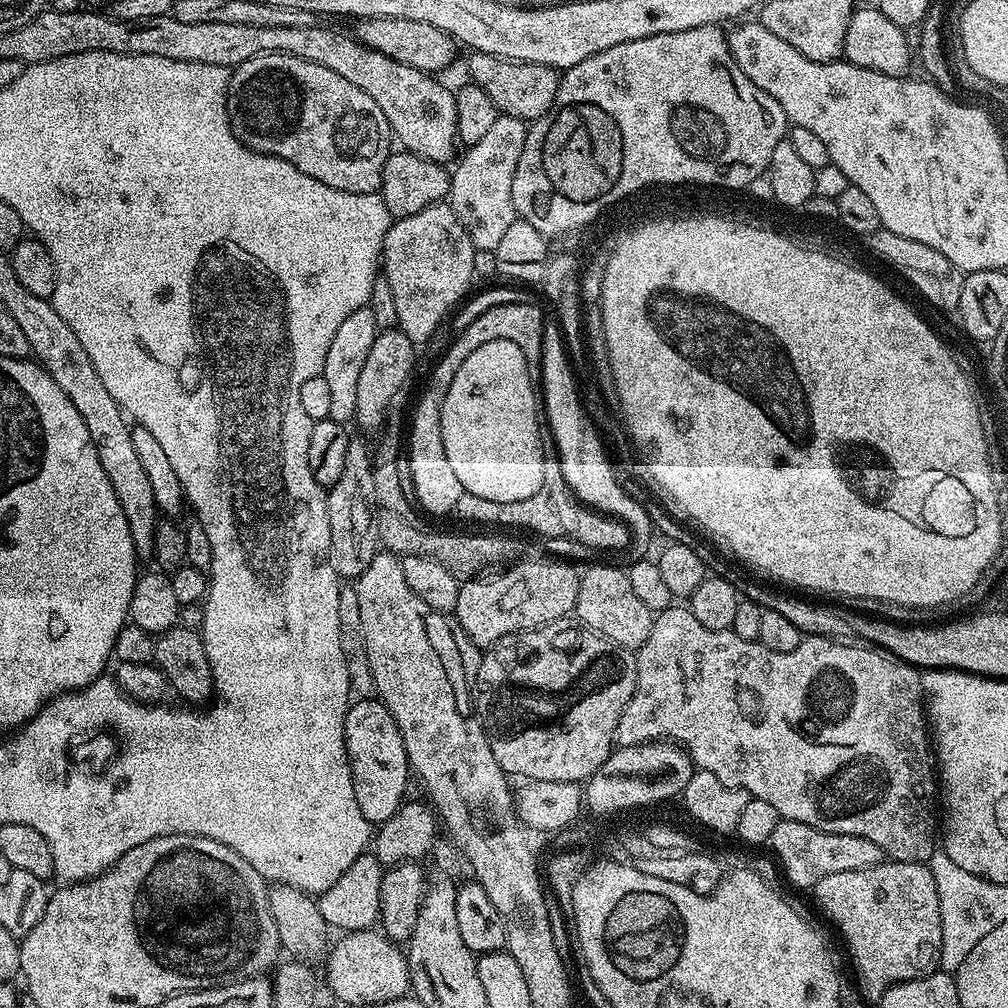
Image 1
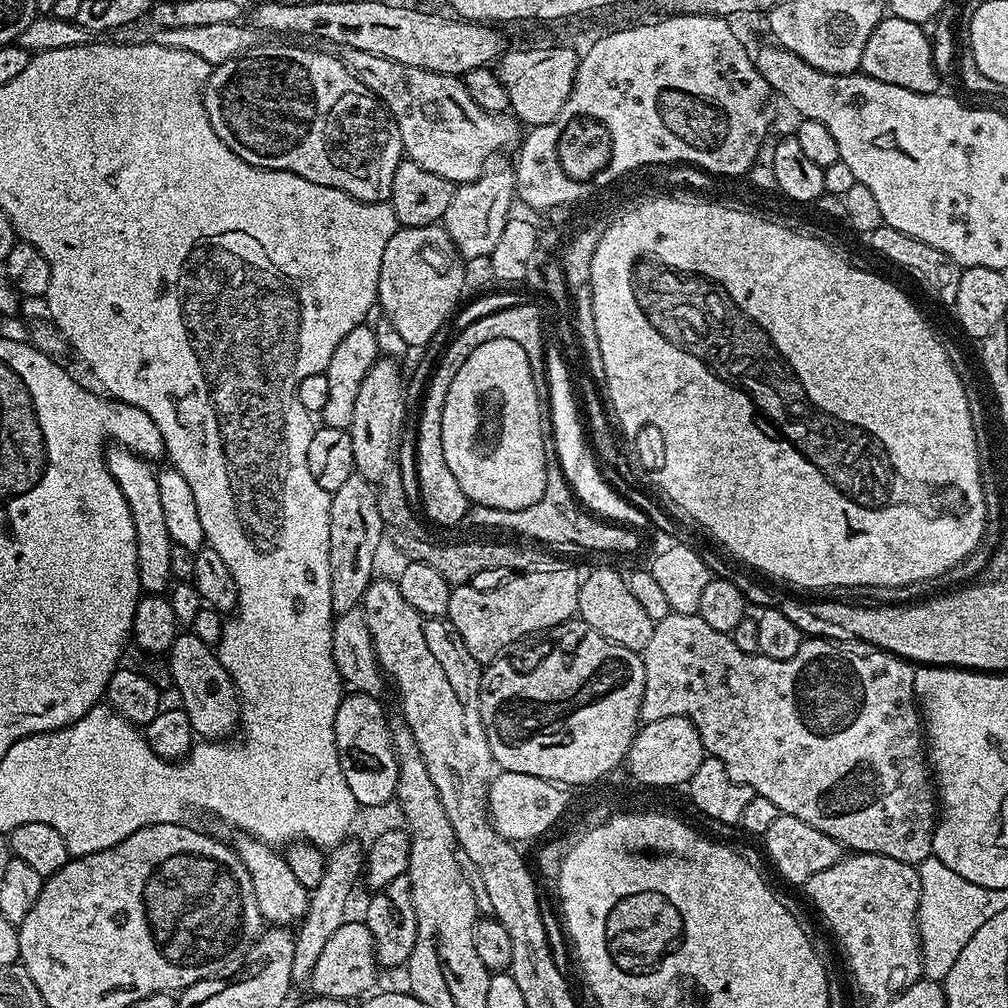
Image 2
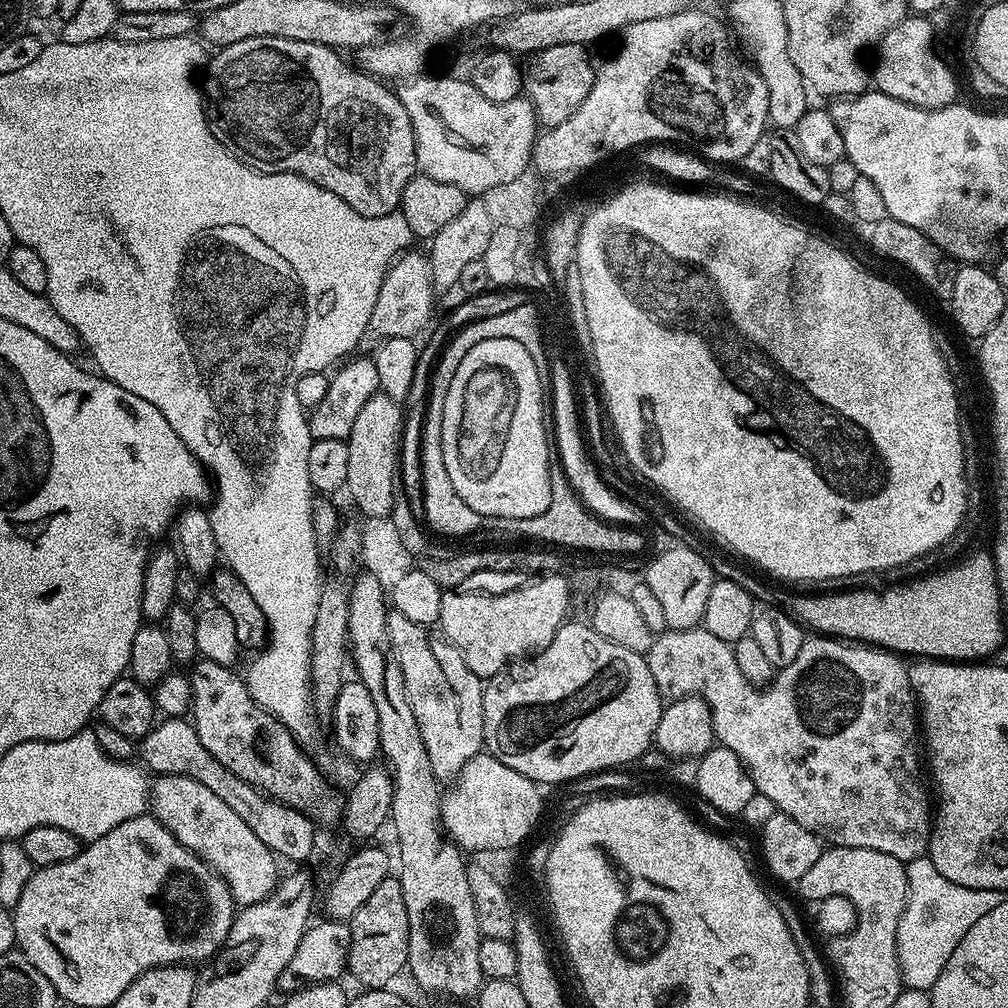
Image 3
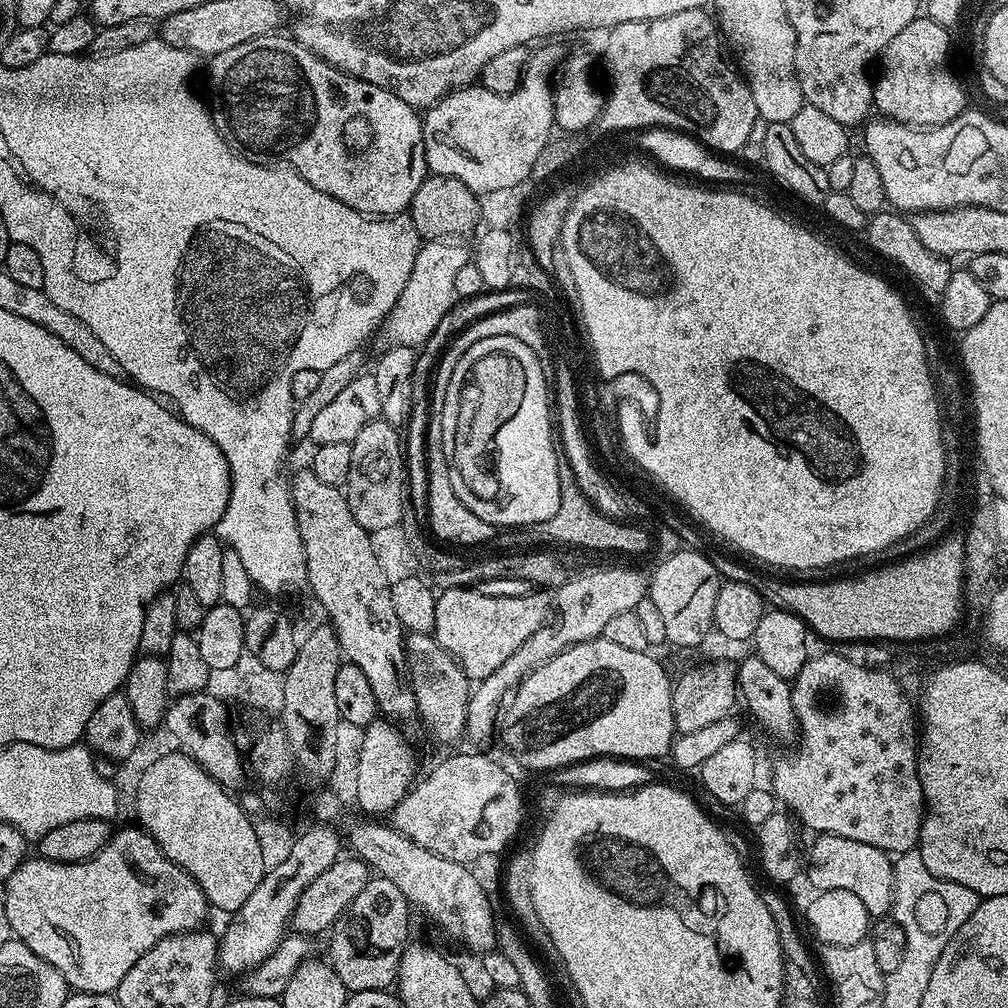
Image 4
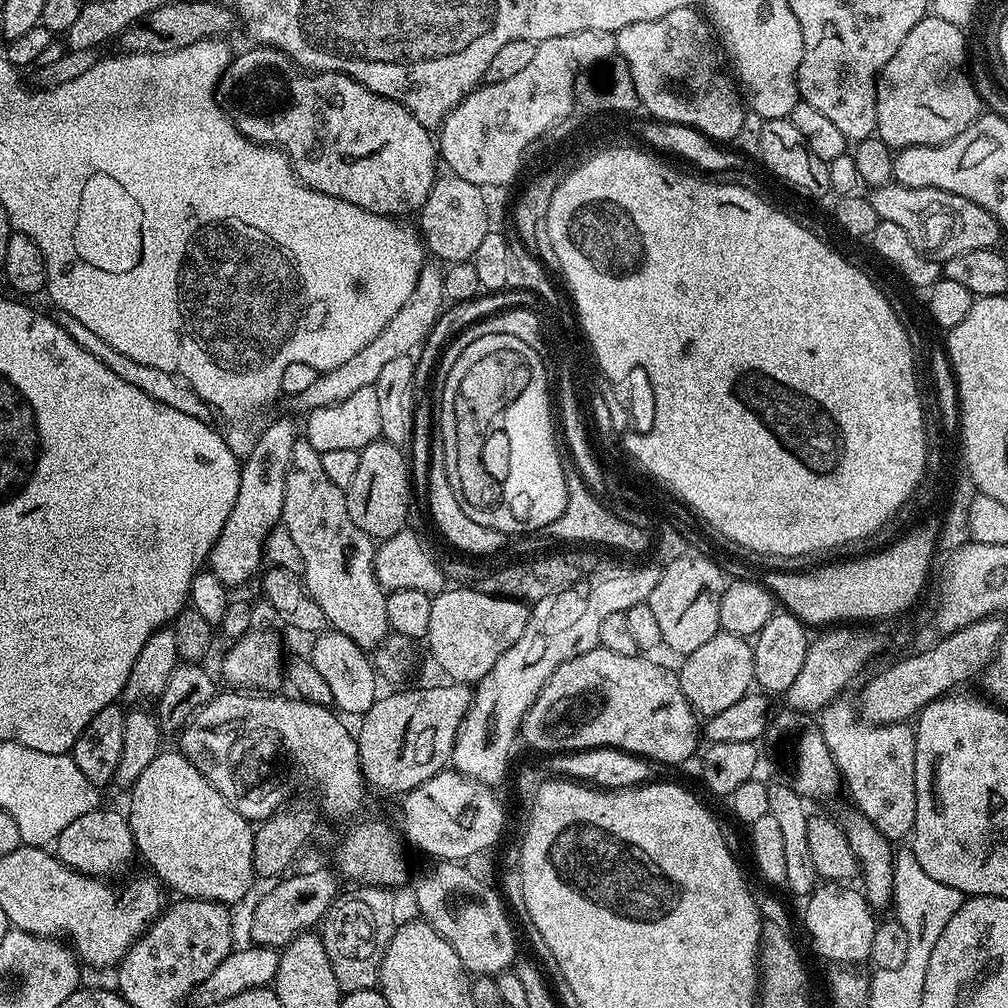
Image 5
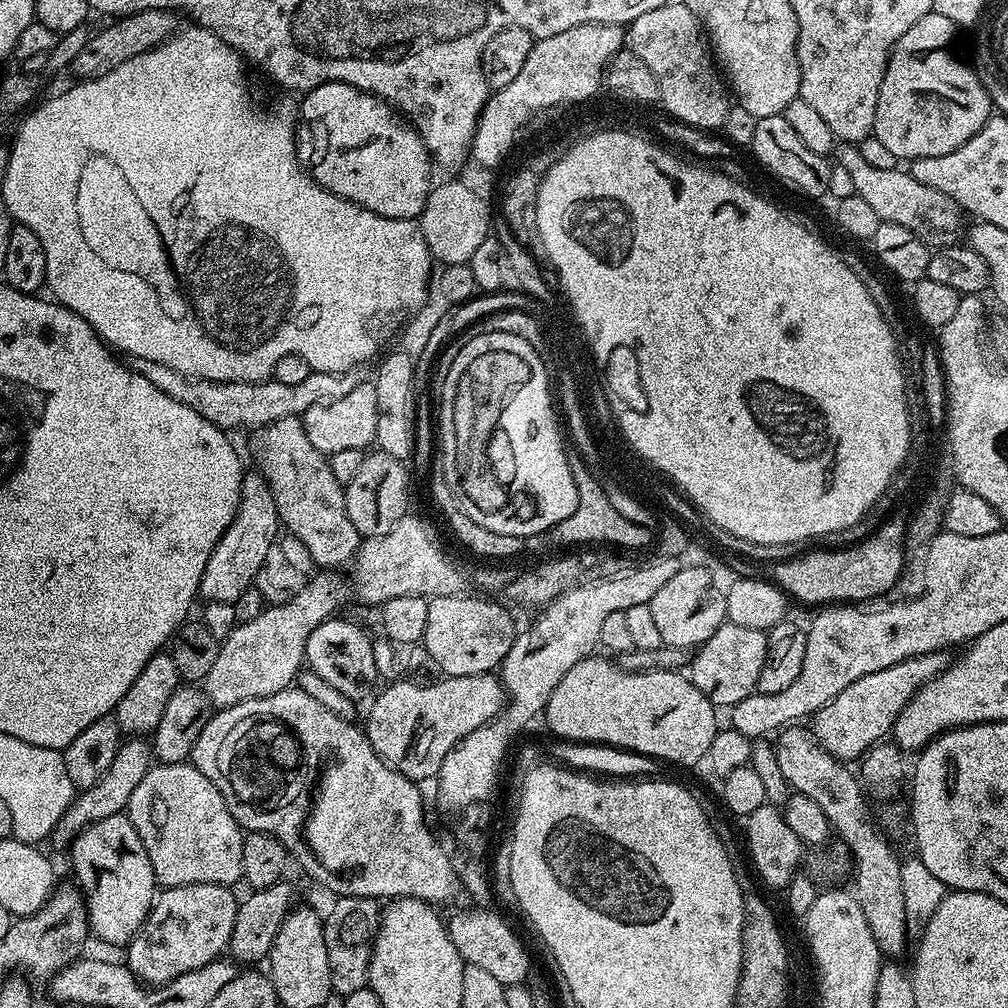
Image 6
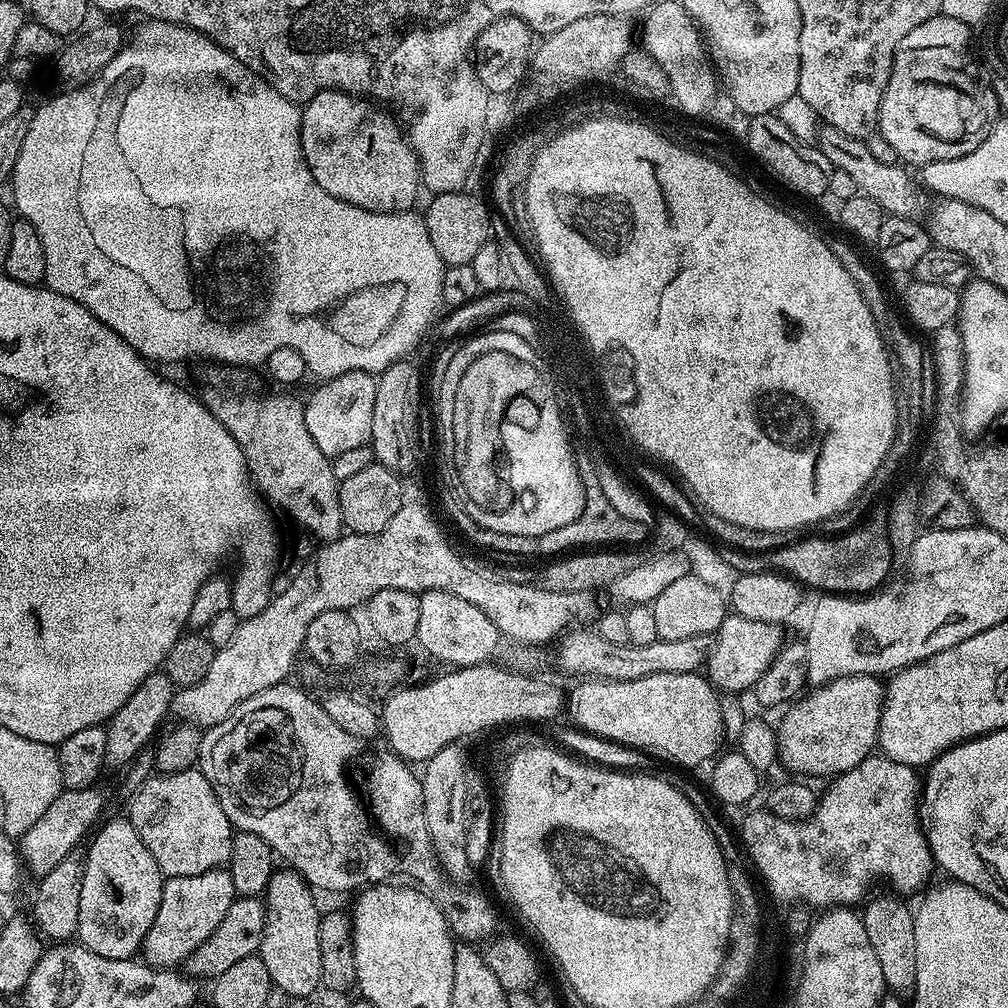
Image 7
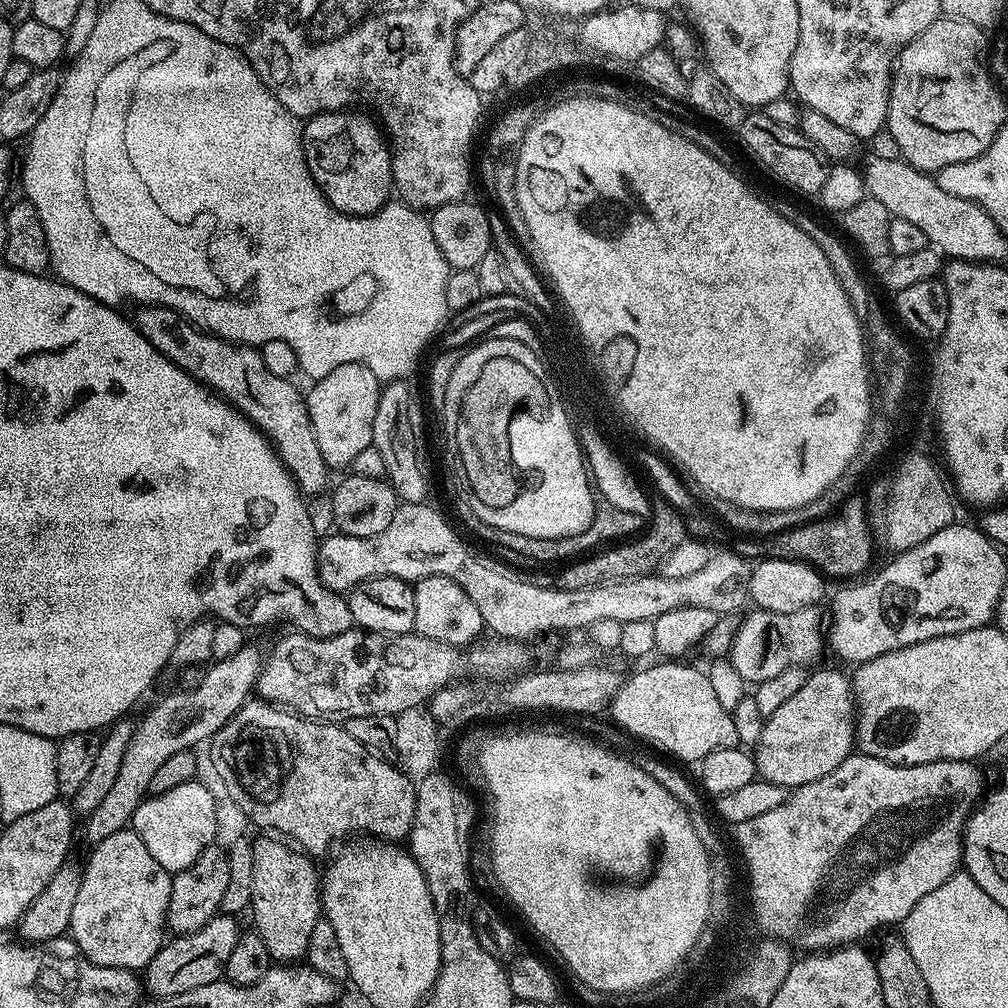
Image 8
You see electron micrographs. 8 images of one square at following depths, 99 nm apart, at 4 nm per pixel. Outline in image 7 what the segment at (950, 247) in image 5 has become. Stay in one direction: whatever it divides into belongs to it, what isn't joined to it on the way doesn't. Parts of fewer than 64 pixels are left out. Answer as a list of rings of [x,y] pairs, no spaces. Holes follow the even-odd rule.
[[[824,124],[820,129],[818,147],[822,154],[826,154],[835,171],[850,174],[850,178],[854,178],[854,186],[859,195],[874,198],[874,202],[878,202],[878,206],[882,206],[887,215],[911,217],[915,213],[912,211],[916,208],[916,190],[908,177],[907,167],[899,163],[878,162],[861,137],[842,134],[842,130],[829,124]]]

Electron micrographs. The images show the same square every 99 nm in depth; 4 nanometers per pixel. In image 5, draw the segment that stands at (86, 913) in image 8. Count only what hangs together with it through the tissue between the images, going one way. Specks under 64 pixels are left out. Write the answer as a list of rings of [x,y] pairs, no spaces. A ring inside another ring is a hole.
[[[97,806],[94,811],[82,814],[82,818],[74,818],[66,830],[54,842],[54,852],[59,860],[68,868],[73,868],[85,876],[108,878],[111,872],[120,872],[132,856],[137,855],[136,843],[128,825],[127,815],[123,811],[111,812],[104,806]]]

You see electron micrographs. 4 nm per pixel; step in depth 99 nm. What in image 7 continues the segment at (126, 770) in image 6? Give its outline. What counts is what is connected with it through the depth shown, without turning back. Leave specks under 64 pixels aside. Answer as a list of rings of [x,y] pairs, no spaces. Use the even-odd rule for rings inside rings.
[[[93,786],[62,790],[58,798],[50,802],[46,814],[42,814],[42,818],[38,818],[38,822],[34,822],[30,830],[26,830],[26,834],[19,841],[18,851],[22,857],[23,867],[27,871],[29,868],[34,874],[33,877],[39,878],[50,874],[50,870],[54,870],[54,866],[58,866],[58,862],[62,862],[66,854],[81,847],[80,839],[87,834],[88,828],[97,827],[96,819],[104,808],[104,796],[98,789],[99,787]]]

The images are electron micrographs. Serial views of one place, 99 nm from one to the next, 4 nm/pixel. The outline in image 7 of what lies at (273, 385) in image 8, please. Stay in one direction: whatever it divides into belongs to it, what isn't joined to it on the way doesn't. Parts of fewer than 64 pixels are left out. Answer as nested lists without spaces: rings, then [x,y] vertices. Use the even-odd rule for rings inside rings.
[[[217,362],[207,367],[204,389],[198,392],[198,399],[222,426],[226,426],[234,442],[238,442],[257,489],[269,501],[274,500],[290,519],[297,520],[305,528],[301,529],[317,541],[337,539],[344,522],[340,509],[340,481],[334,478],[330,457],[318,450],[314,438],[310,438],[310,430],[306,430],[303,403],[287,396],[284,390],[252,392],[256,388],[256,376],[252,373],[255,371],[247,367]]]

